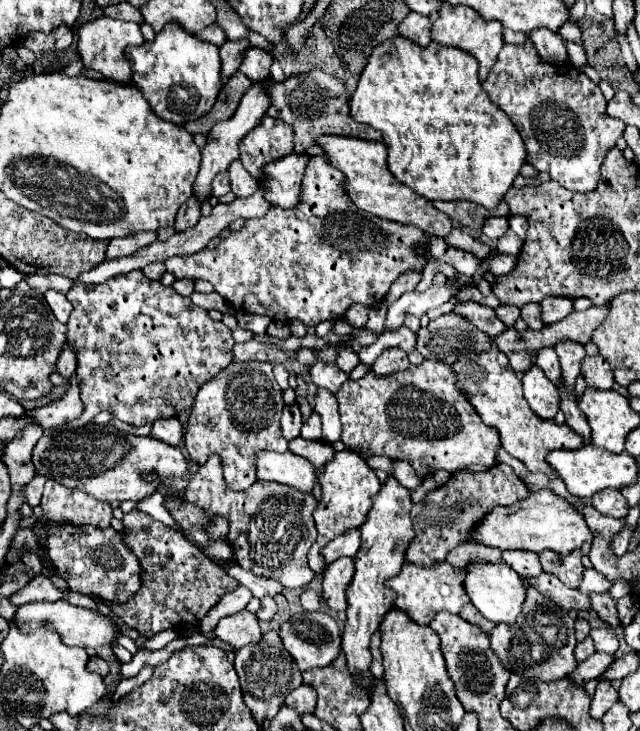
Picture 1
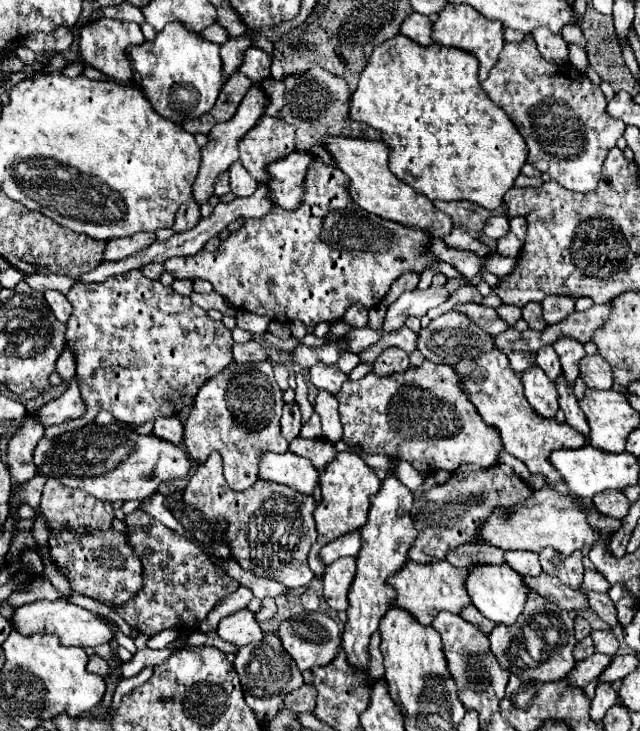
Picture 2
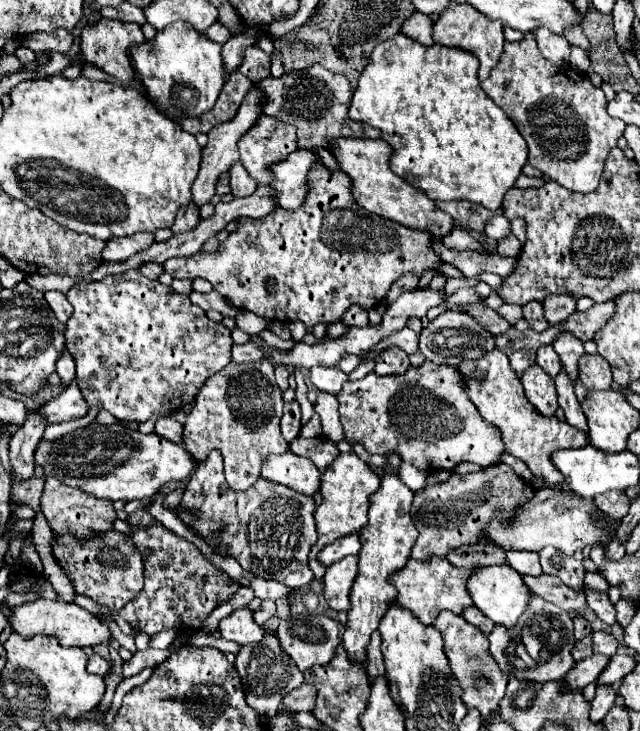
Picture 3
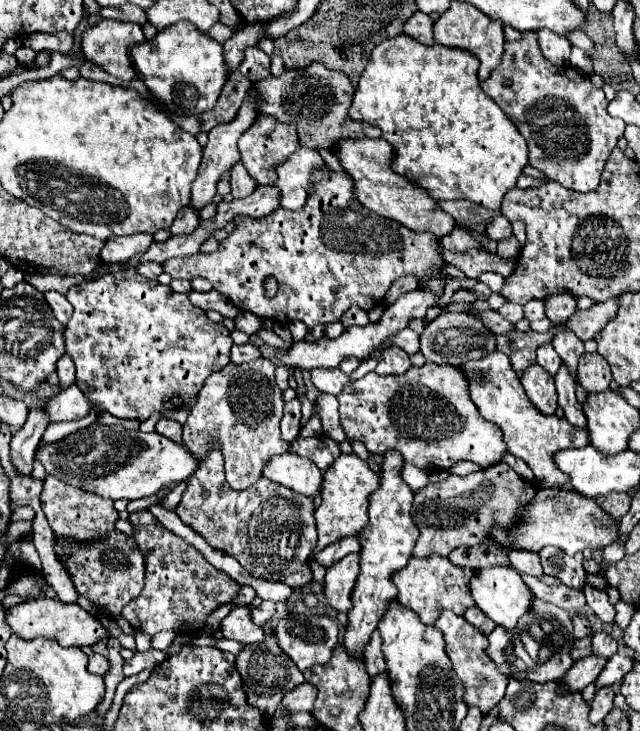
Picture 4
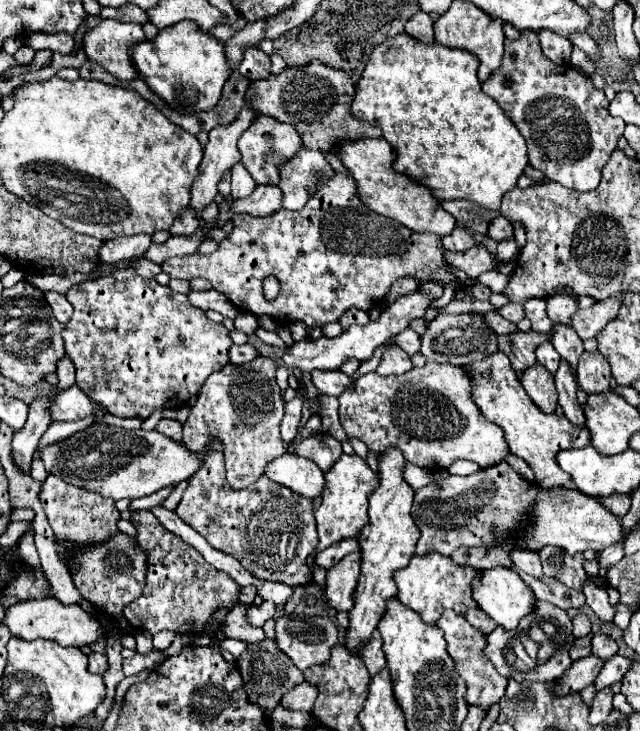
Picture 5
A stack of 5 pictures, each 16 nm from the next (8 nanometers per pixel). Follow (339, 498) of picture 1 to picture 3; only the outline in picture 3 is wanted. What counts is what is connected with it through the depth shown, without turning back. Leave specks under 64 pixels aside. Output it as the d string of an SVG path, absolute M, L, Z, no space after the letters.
M354 452L352 454L340 454L332 466L322 474L322 504L316 508L314 518L316 518L316 528L318 528L318 542L310 552L310 570L314 572L316 580L324 578L326 568L316 568L316 554L336 542L338 538L360 532L368 524L368 496L376 492L380 486L380 478L372 468L360 460Z

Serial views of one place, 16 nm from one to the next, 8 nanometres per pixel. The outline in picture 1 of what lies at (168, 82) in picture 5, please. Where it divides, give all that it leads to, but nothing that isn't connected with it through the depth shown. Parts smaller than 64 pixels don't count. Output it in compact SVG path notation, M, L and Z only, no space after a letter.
M168 24L156 34L154 42L132 46L128 50L132 62L132 80L150 102L152 110L168 122L182 126L186 120L196 120L210 112L222 88L220 48L216 44L198 40L180 24Z

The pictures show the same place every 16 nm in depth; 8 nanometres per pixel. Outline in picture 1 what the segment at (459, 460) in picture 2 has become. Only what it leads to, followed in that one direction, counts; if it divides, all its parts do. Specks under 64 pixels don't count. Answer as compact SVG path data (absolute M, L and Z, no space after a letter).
M432 360L390 376L368 372L360 380L348 380L336 394L344 428L342 442L350 450L362 450L364 454L406 460L422 476L434 470L454 474L470 464L490 468L502 448L500 436L480 420L456 382L452 368Z

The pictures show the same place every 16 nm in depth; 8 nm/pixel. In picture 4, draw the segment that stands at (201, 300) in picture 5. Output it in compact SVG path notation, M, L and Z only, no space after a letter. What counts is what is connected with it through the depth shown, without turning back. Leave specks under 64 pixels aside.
M210 290L210 292L190 292L188 298L192 300L192 304L200 306L202 310L216 310L220 312L224 318L236 318L238 308L220 292Z

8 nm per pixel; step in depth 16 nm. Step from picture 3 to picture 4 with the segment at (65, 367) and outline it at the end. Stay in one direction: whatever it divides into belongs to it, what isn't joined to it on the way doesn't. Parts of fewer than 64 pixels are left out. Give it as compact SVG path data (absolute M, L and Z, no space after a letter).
M68 354L58 360L58 370L56 370L56 374L58 374L58 378L60 378L60 384L58 384L58 386L60 386L62 390L68 388L68 384L74 384L74 362L70 360Z

